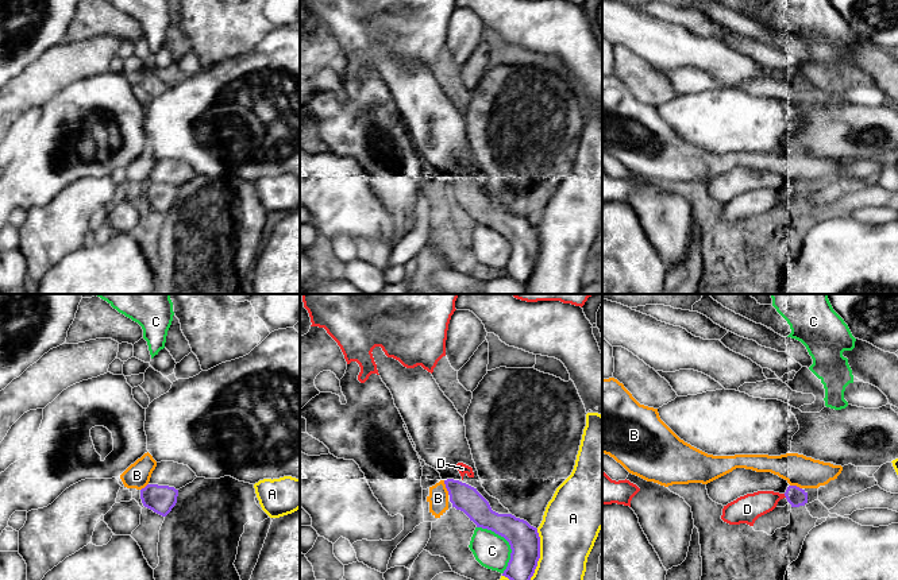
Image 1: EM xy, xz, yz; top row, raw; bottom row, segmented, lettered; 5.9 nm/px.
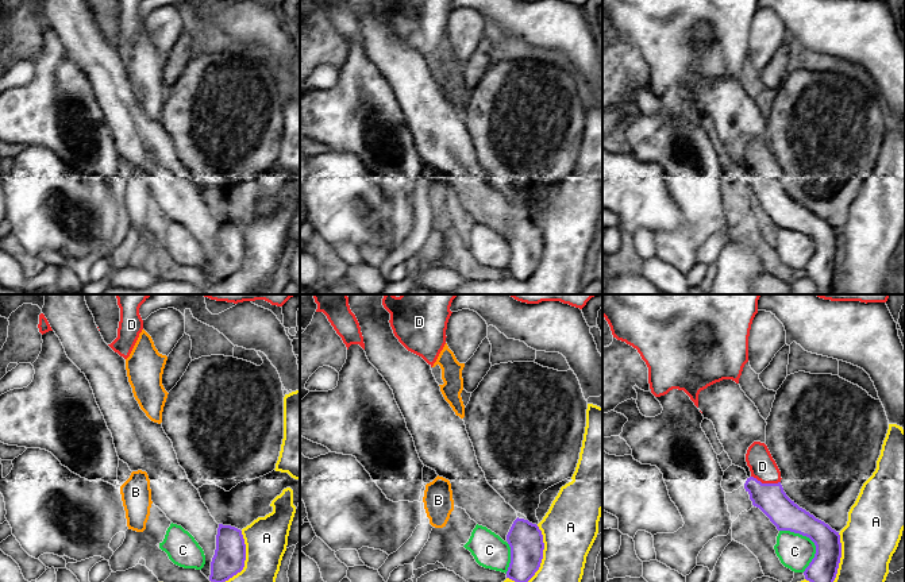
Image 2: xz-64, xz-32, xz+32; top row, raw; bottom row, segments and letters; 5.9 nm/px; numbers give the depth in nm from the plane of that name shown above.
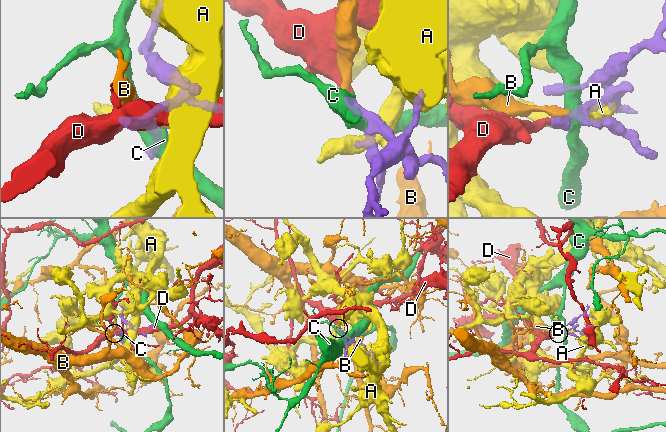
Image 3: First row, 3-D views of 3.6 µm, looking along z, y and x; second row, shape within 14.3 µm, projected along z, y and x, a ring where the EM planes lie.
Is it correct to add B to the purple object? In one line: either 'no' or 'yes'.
no

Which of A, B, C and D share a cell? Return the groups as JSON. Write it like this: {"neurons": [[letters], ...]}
{"neurons": [["A"], ["B"], ["C"], ["D"]]}

